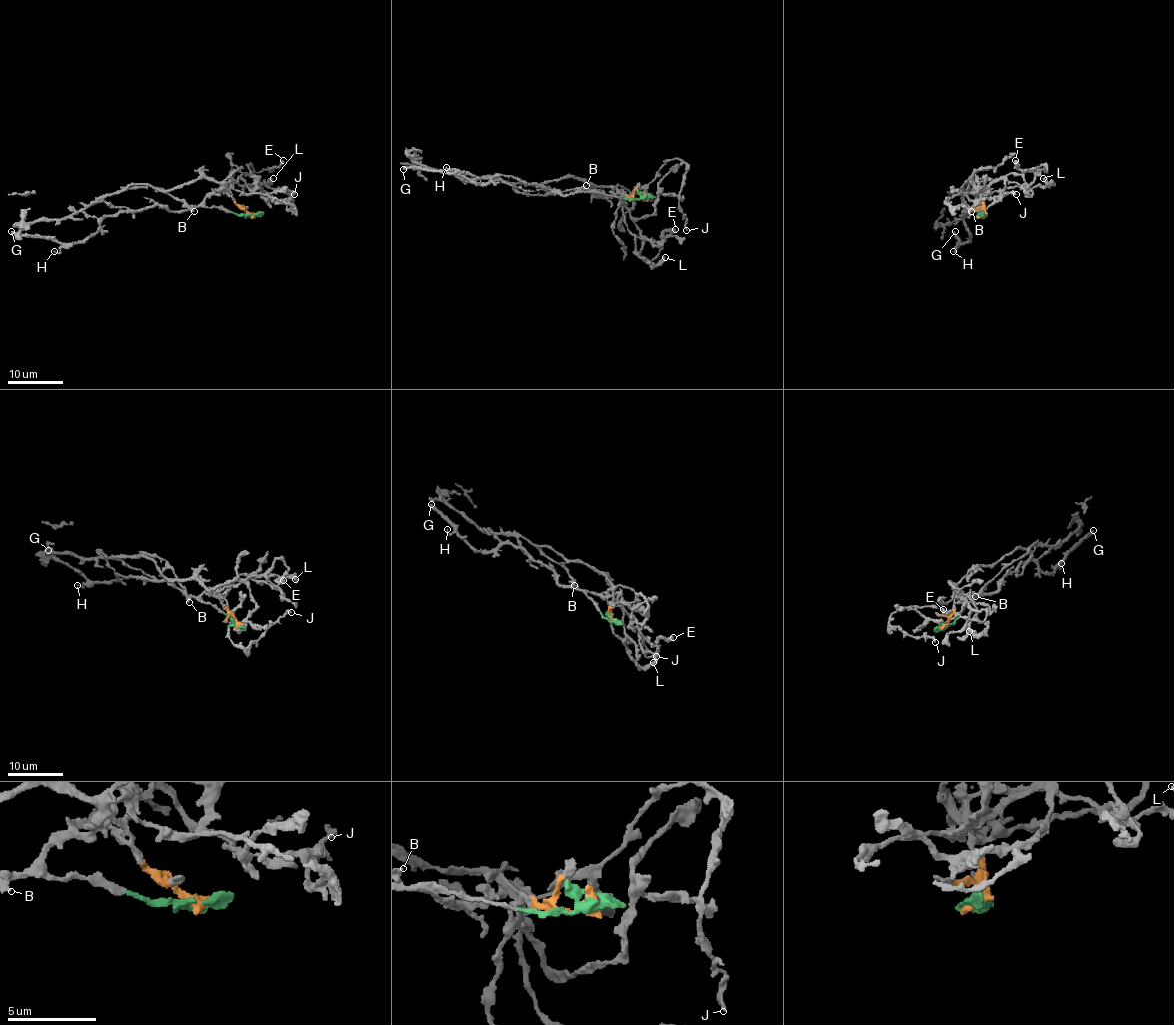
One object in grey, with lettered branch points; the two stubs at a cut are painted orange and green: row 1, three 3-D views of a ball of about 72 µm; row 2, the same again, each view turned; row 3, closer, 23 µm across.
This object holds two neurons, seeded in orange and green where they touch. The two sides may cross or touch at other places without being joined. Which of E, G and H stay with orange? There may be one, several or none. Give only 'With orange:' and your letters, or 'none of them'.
With orange: E

